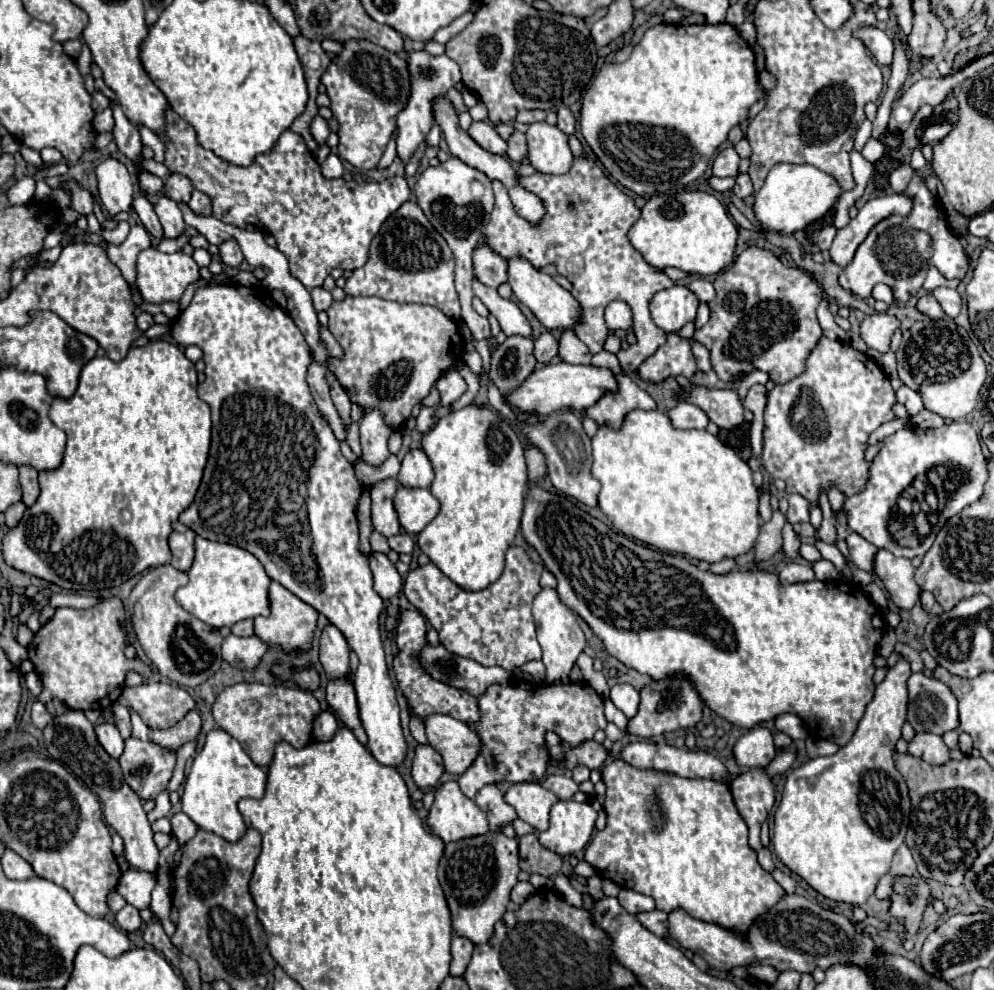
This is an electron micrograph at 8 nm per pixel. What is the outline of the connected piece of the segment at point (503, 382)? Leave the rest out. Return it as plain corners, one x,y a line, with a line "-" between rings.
508,336
498,346
498,350
492,352
490,380
498,386
498,390
508,390
508,386
524,382
524,378
536,368
532,348
534,348
532,338

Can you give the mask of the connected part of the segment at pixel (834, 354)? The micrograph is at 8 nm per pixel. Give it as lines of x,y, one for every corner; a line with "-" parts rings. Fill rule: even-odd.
822,336
806,358
806,370
790,382
774,386
774,390
768,392
764,410
762,466
772,478
782,478
786,482
786,494
802,494
812,502
812,506
818,504
820,486
828,490
830,484
836,484
844,496
856,494
856,490
864,486
864,478
868,478
870,462
864,460
866,440
878,426
894,420
894,402
896,396
890,380
876,362
846,342
828,340

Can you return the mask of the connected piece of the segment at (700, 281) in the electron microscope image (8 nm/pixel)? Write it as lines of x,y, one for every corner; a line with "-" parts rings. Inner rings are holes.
696,278
696,280
692,280
688,288
690,288
690,290
698,296
698,300
702,300
702,302
712,302
712,300
716,298
716,292
714,292
712,282
708,282
706,278

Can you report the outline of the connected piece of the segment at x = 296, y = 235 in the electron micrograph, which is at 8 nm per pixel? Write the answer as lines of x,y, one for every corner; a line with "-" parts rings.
172,108
166,112
166,160
164,164
182,176
188,176
192,186
200,192
204,192
212,202
212,216
238,226
254,226
264,234
272,234
278,242
278,250
286,254
290,262
290,274
304,284
306,290
312,290
316,286
322,286
324,278
330,274
332,268
342,270
356,270
364,266
368,260
368,246
370,240
378,234
382,222
394,214
406,200
410,198
410,188
406,184
406,178
394,176
384,182
364,182
358,184
350,180
336,178
326,180
320,174
318,162
312,158
310,150
306,148
306,142
300,134
286,130
274,144
274,148
266,154
258,154
250,166
232,166
224,162
222,158
216,158
210,150
202,148
196,140
196,130
182,120

